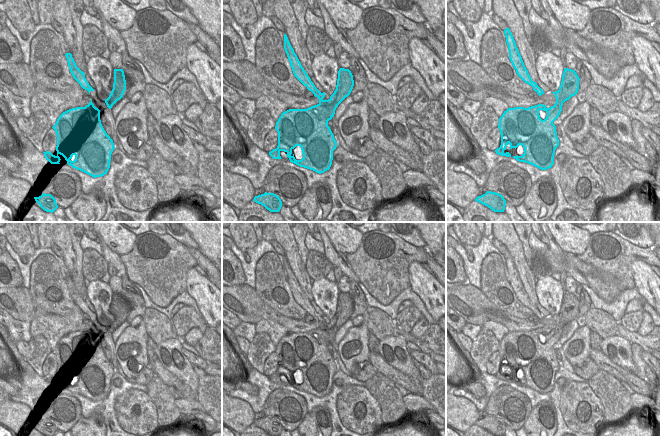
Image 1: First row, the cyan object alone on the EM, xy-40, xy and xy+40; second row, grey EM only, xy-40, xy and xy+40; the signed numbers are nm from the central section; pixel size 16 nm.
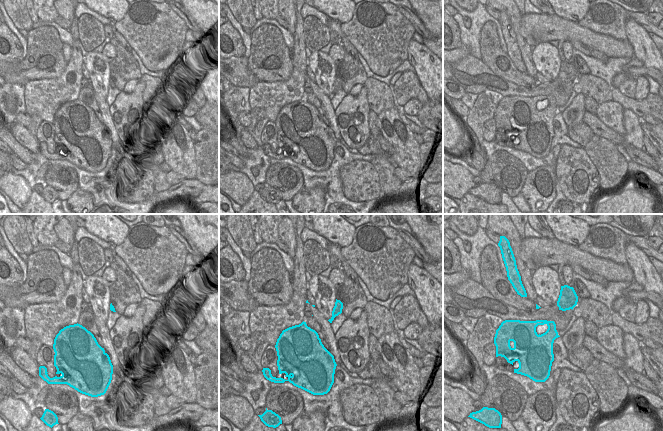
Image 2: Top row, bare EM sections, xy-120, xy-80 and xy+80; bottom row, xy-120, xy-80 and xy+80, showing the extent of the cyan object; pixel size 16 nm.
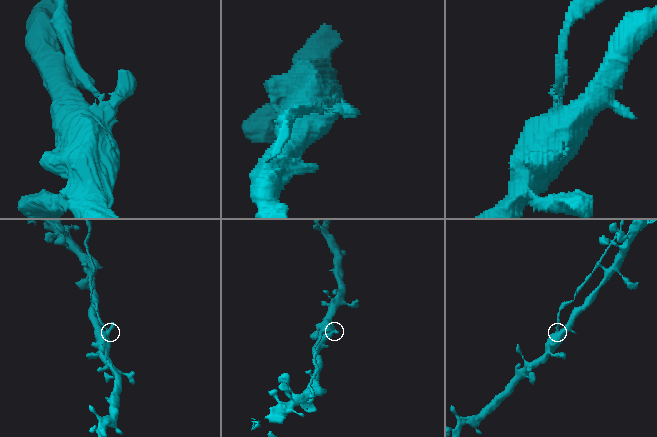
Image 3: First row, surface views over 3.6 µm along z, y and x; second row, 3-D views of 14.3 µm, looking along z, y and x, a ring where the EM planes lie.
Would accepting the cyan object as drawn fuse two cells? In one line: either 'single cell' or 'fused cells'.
fused cells

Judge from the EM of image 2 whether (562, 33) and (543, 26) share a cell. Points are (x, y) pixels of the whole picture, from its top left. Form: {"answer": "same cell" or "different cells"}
{"answer": "same cell"}

